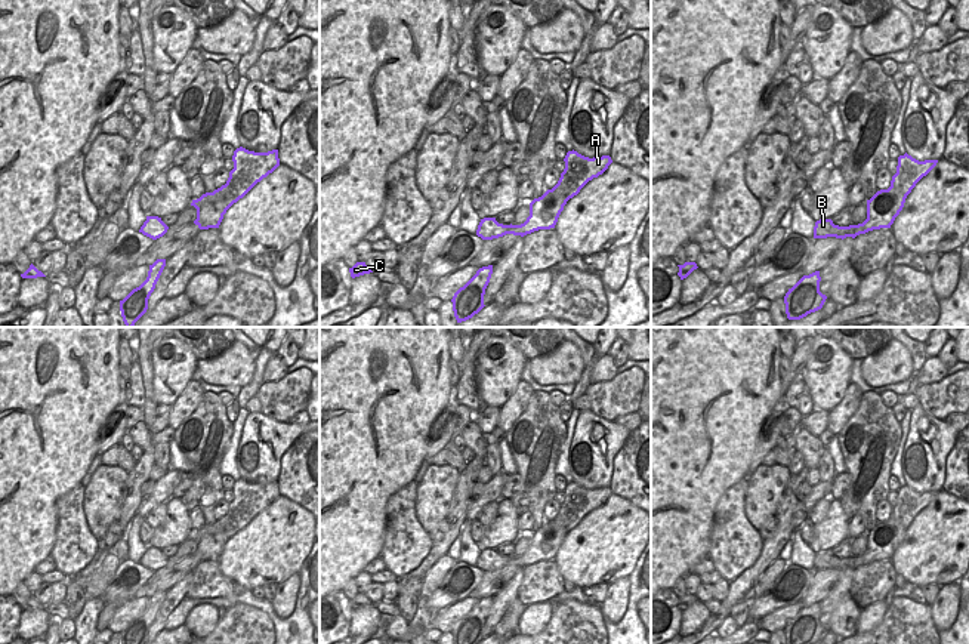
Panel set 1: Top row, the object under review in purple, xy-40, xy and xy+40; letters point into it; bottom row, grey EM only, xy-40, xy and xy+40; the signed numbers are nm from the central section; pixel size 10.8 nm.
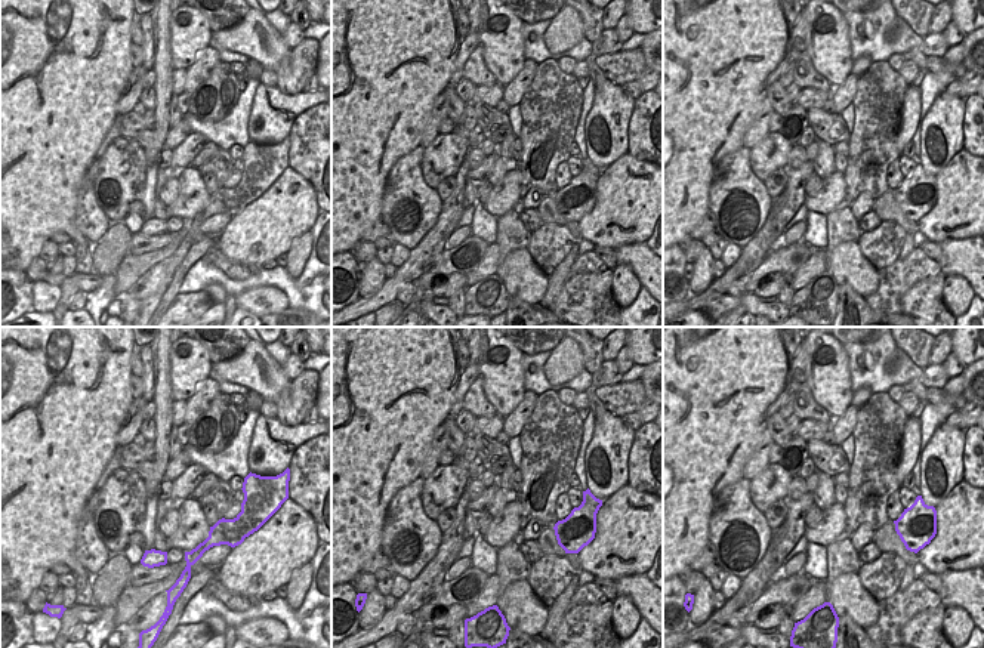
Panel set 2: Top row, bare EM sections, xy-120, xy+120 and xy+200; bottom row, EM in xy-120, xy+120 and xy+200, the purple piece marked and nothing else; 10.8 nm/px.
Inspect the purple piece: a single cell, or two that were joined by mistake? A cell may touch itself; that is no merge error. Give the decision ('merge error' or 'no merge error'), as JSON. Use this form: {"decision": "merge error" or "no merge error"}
{"decision": "merge error"}

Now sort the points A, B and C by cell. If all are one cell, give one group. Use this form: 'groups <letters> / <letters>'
groups A C / B

